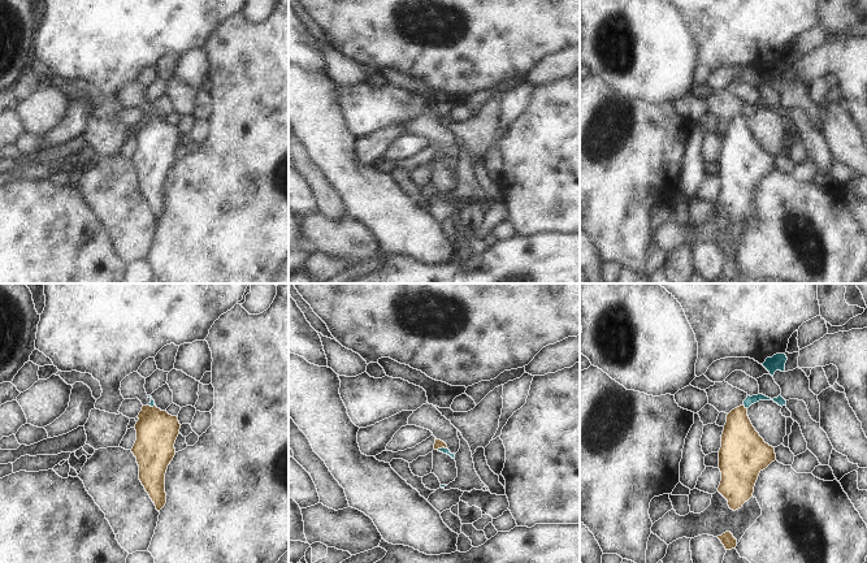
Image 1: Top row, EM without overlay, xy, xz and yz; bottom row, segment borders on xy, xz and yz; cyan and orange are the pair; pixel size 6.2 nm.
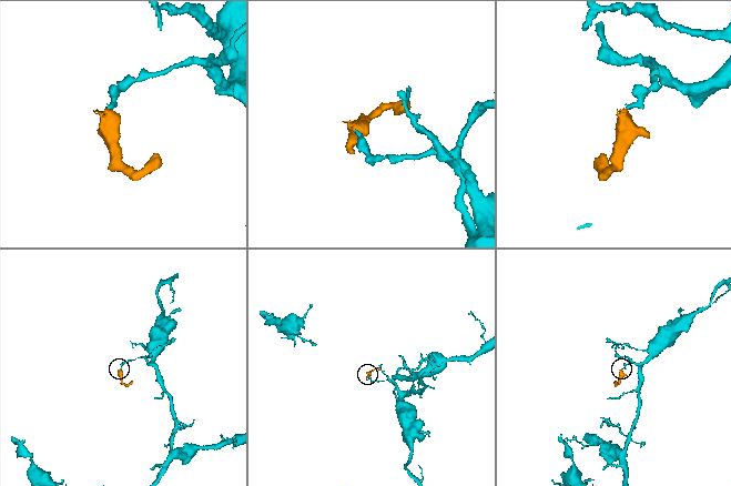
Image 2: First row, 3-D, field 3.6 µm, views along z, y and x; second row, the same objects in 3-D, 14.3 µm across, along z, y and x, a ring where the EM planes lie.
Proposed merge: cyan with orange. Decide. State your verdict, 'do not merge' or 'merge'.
do not merge

